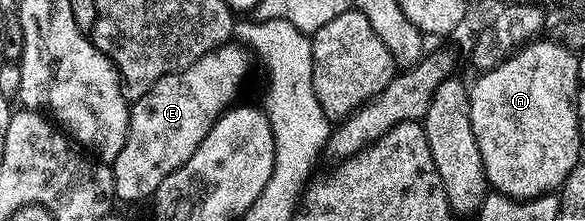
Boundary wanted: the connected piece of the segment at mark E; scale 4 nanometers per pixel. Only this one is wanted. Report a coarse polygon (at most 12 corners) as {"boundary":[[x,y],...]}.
{"boundary":[[220,45],[130,105],[119,202],[153,198],[239,100],[251,54]]}

